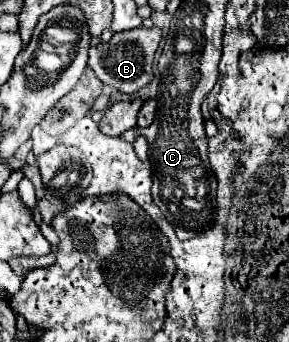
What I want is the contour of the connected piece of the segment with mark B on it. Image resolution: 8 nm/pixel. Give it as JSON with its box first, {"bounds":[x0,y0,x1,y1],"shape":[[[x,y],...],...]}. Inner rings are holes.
{"bounds":[89,28,161,94],"shape":[[[133,28],[127,32],[113,34],[107,44],[99,44],[89,48],[89,68],[97,74],[97,78],[111,86],[113,90],[133,94],[139,88],[147,86],[153,80],[153,60],[161,42],[161,28]]]}

